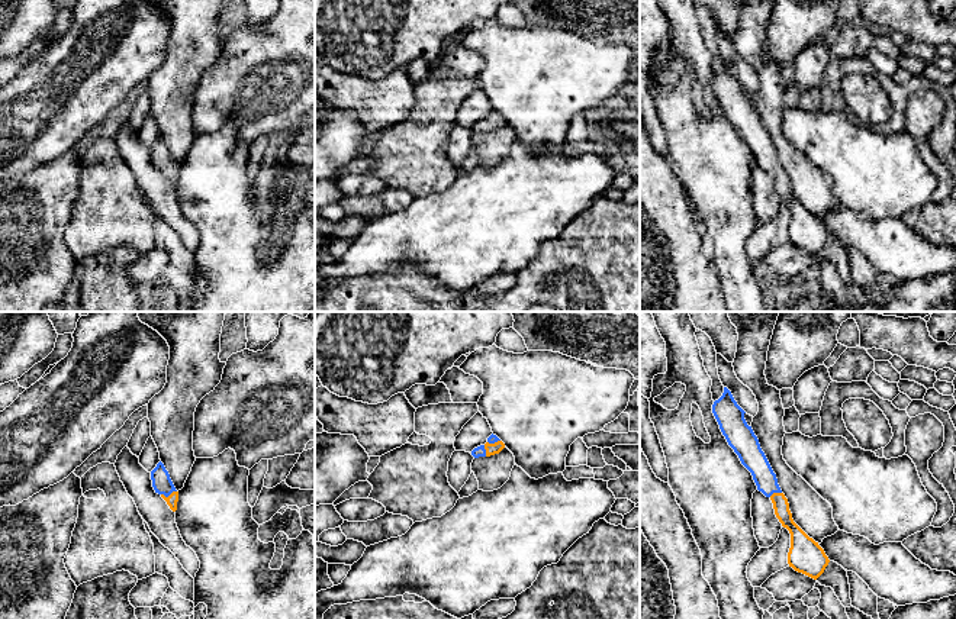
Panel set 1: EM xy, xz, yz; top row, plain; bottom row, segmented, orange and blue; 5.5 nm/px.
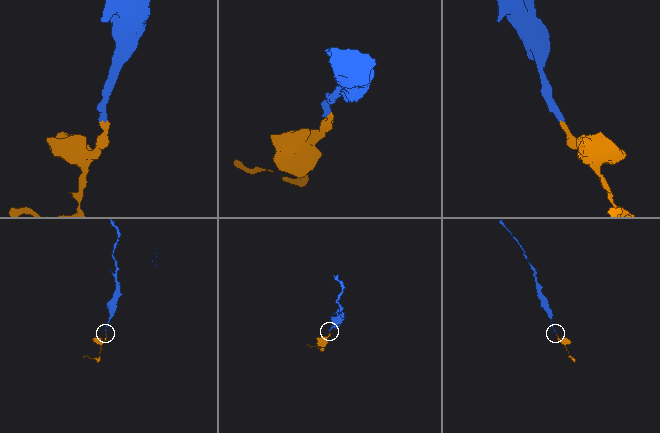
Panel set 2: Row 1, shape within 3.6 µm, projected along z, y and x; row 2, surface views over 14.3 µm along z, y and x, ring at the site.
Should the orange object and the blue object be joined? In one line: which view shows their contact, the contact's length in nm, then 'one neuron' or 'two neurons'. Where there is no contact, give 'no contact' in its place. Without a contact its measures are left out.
xy | 90 nm | one neuron

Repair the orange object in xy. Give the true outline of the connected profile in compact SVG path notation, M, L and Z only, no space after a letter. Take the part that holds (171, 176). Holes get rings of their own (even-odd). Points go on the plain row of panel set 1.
M160 136L157 142L151 146L152 162L170 181L173 187L177 186L178 167L176 165L168 146Z

